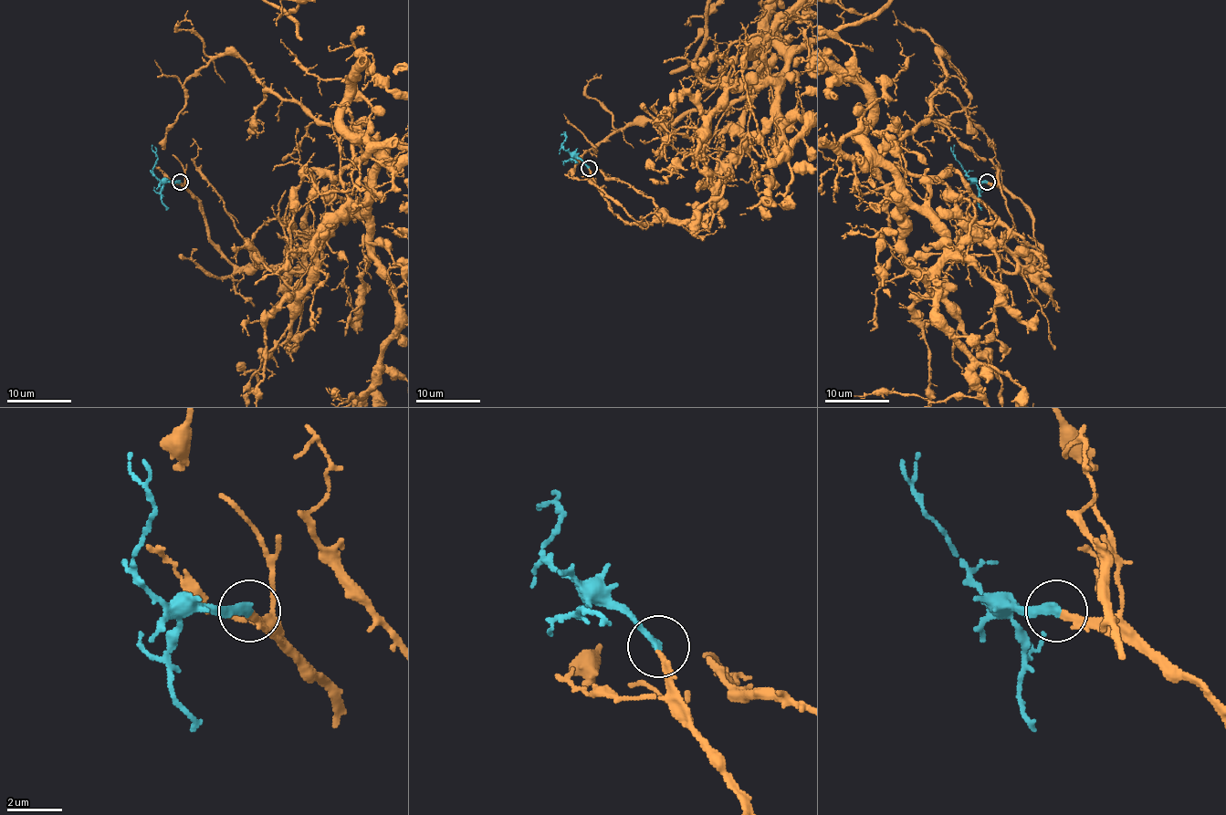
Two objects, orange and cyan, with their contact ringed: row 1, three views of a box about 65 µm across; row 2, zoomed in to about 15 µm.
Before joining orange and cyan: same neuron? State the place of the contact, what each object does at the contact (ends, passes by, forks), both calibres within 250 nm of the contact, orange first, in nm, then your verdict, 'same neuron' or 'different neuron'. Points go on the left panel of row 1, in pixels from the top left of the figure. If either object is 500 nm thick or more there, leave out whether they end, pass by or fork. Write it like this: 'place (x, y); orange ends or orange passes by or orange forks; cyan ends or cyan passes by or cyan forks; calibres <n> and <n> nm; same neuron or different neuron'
place (180, 182); orange ends; cyan ends; calibres 240 and 300 nm; same neuron

